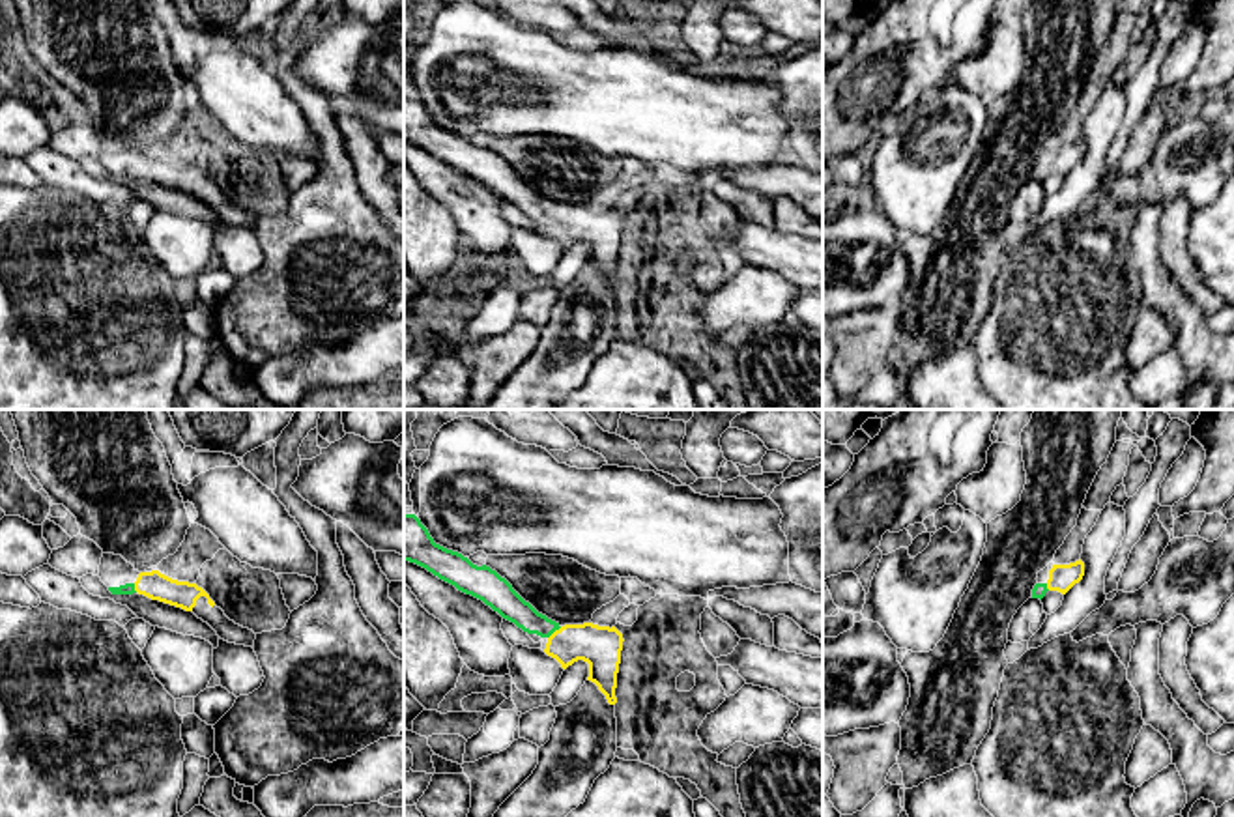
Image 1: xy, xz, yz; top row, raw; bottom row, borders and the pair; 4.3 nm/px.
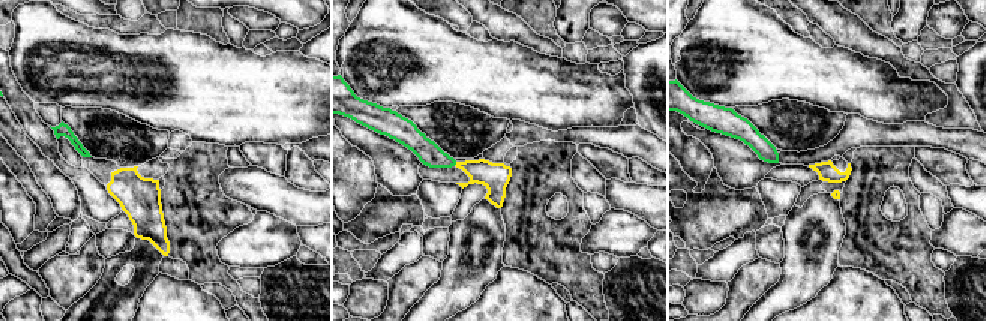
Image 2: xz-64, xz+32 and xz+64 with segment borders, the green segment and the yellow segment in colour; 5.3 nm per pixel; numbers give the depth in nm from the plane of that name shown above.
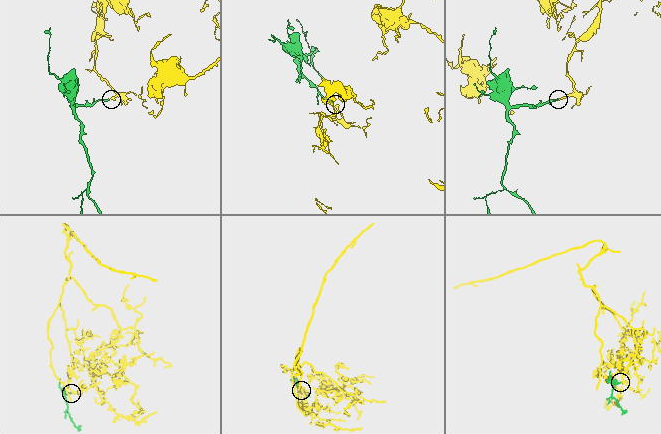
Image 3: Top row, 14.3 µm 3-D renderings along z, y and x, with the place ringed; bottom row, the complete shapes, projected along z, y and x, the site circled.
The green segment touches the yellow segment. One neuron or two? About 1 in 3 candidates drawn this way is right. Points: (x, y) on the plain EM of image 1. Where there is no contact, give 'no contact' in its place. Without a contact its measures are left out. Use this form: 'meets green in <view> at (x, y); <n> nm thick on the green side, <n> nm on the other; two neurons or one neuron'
meets green in xz at (554, 212); 120 nm thick on the green side, 180 nm on the other; one neuron

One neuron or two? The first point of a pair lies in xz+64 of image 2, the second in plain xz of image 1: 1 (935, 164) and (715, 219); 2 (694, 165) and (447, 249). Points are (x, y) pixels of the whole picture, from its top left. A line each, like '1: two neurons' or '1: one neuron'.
1: two neurons
2: one neuron

